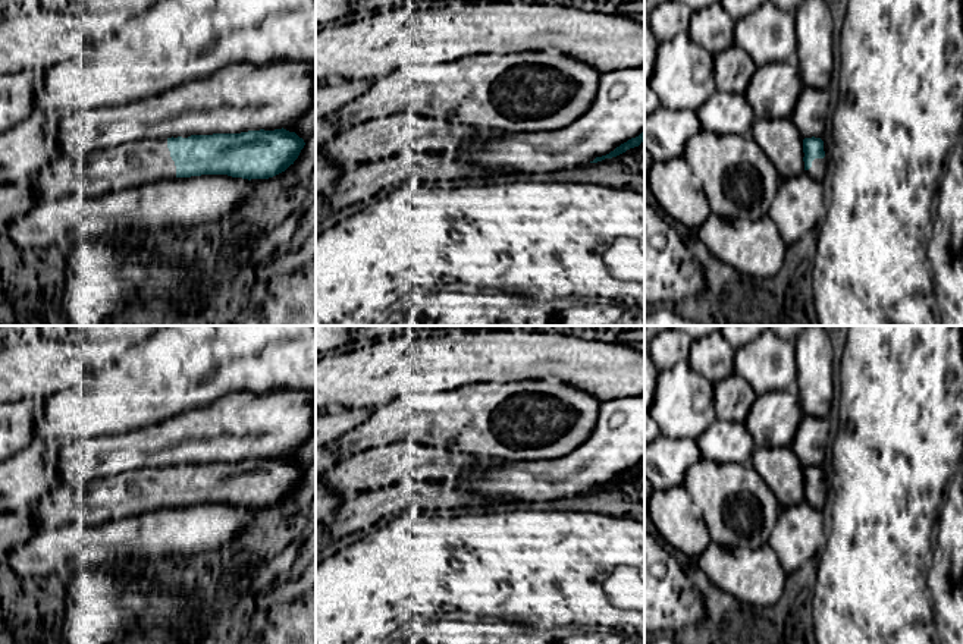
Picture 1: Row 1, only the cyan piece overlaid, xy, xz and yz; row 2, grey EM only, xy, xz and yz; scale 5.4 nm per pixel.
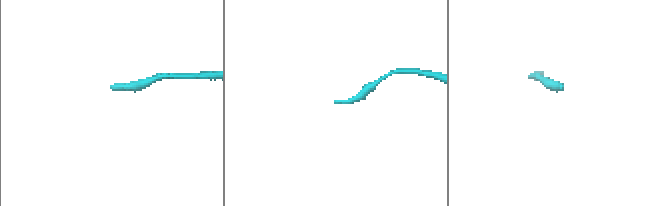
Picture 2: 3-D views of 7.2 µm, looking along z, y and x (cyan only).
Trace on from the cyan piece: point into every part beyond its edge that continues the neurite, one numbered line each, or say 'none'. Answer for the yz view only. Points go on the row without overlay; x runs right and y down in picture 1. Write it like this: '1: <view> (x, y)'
1: yz (818, 498)

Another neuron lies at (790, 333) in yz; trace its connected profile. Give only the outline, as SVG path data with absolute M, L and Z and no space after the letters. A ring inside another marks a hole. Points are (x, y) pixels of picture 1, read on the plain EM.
M768 326L768 327L774 334L794 343L806 326Z

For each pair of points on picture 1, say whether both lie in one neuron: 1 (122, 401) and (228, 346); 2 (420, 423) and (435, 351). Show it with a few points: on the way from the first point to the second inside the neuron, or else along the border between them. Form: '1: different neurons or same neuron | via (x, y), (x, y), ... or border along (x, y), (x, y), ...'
1: same neuron | via (149, 385), (190, 363), (201, 352)
2: different neurons | border along (461, 386), (427, 395)

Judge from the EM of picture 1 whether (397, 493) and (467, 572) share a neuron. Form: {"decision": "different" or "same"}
{"decision": "different"}

